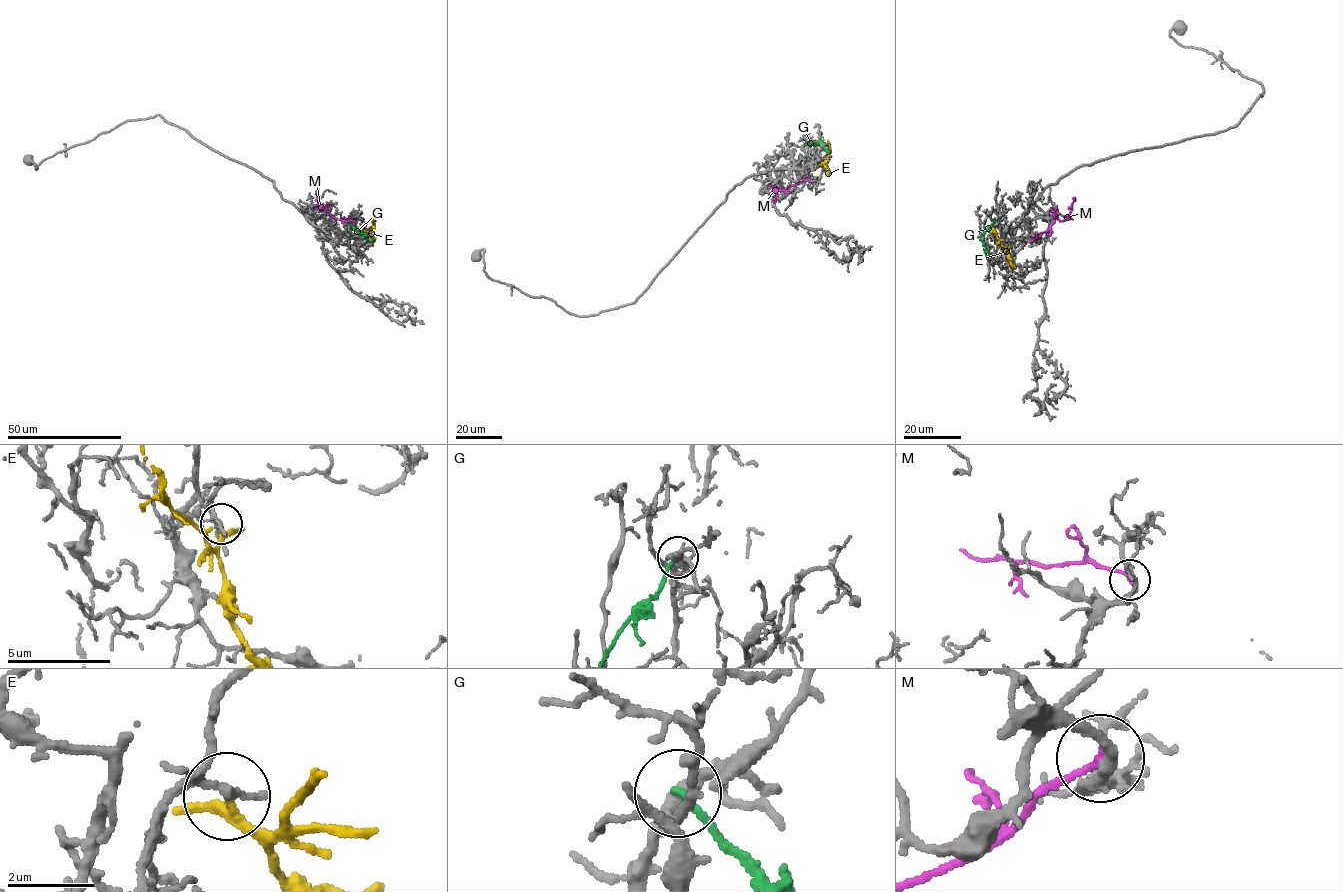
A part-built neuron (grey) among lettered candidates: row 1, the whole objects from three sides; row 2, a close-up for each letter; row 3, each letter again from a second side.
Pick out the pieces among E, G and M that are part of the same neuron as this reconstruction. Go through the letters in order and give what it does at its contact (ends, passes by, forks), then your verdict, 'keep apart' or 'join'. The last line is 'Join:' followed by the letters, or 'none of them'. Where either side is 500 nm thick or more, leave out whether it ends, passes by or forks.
E: it passes by; keep apart
G: it ends there; keep apart
M: it ends there; keep apart
Join: none of them

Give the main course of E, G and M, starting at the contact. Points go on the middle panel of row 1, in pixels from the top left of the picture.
E: (821, 162), (829, 152), (827, 140)
G: (805, 144), (819, 141), (828, 150)
M: (809, 177), (786, 190), (778, 190), (777, 196), (770, 199), (771, 196)

